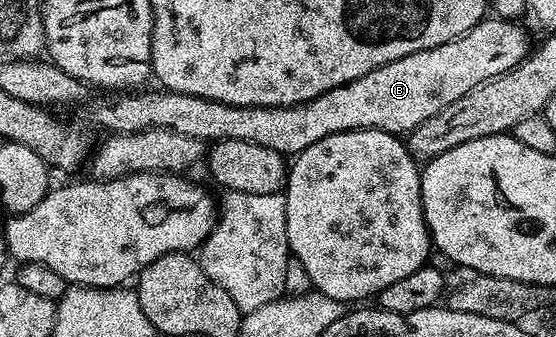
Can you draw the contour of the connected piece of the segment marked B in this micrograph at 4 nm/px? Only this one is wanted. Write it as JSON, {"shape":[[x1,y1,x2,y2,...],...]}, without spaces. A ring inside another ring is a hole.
{"shape":[[486,16,463,35,439,47,403,55,403,59,375,67,375,71,367,71,367,75,359,75,359,79,351,83,323,91,323,95,298,105,266,109,258,105,239,107,197,95,139,91,95,106,93,121,105,129,106,134,170,129,206,143,243,139,247,143,259,143,259,147,271,147,271,151,279,151,282,155,302,153,311,143,327,139,327,135,352,129,378,129,408,135,419,123,427,123,427,119,439,115,443,107,467,95,467,91,511,71,529,56,529,37,517,24,513,19]]}

